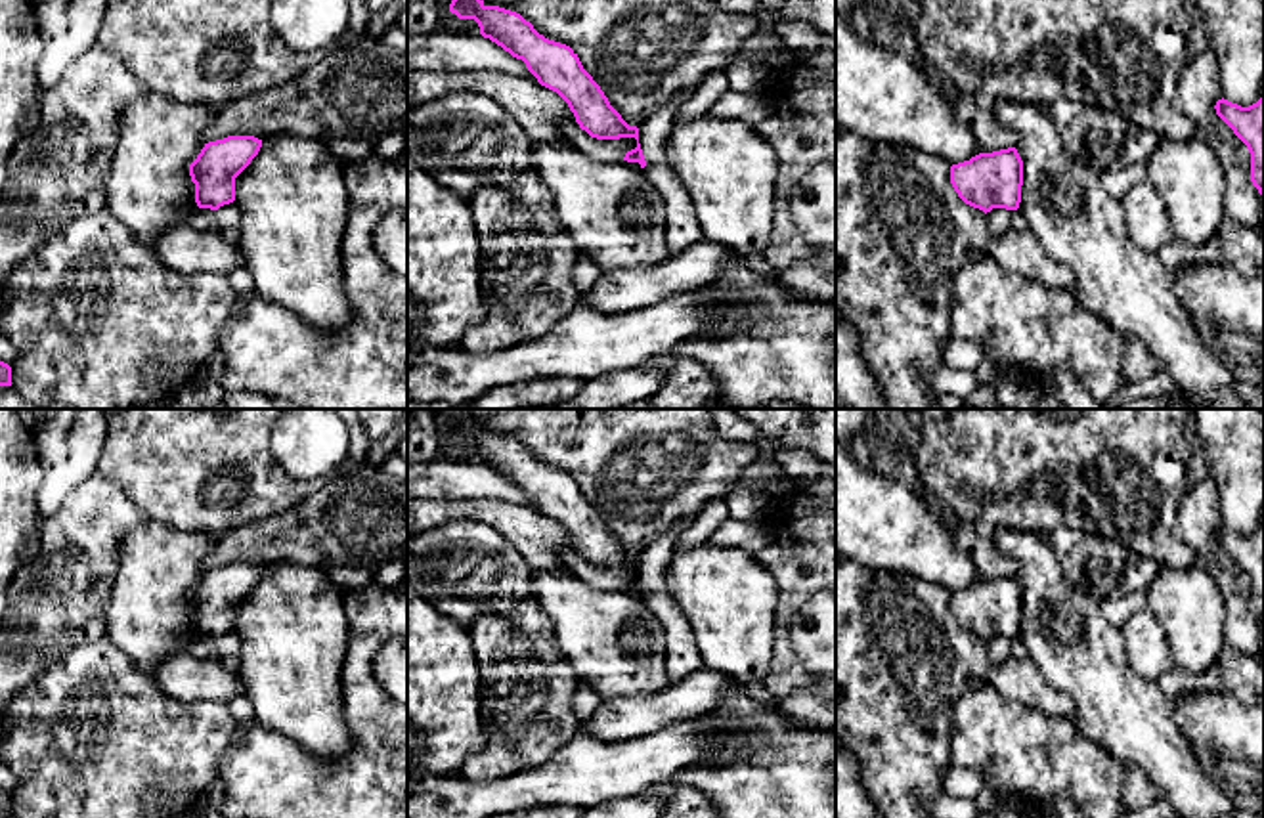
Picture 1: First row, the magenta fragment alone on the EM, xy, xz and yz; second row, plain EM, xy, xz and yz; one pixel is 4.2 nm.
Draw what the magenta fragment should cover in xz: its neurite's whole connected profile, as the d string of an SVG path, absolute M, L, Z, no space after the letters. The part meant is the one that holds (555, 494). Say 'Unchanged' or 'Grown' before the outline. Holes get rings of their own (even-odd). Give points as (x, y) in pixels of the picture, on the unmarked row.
Unchanged. M463 419L451 428L449 440L459 447L474 447L484 466L522 487L541 514L556 520L568 531L576 550L591 566L635 566L637 575L627 579L623 589L639 591L641 596L646 594L639 556L629 554L610 533L570 474L545 466L516 440L486 434L470 419Z

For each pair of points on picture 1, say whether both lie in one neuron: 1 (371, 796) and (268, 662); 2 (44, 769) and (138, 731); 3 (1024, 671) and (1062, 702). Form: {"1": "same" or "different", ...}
{"1": "different", "2": "same", "3": "same"}

